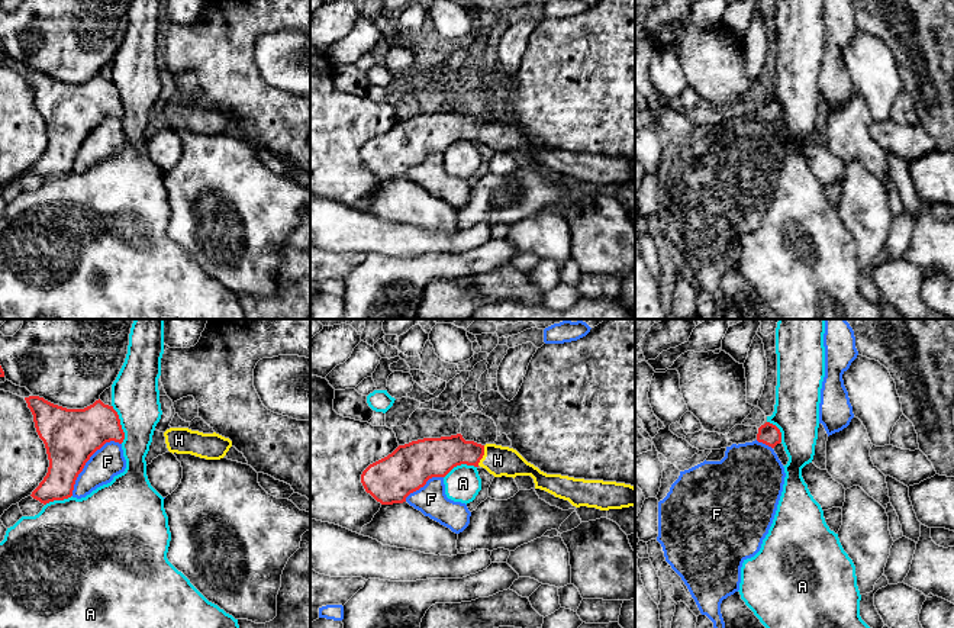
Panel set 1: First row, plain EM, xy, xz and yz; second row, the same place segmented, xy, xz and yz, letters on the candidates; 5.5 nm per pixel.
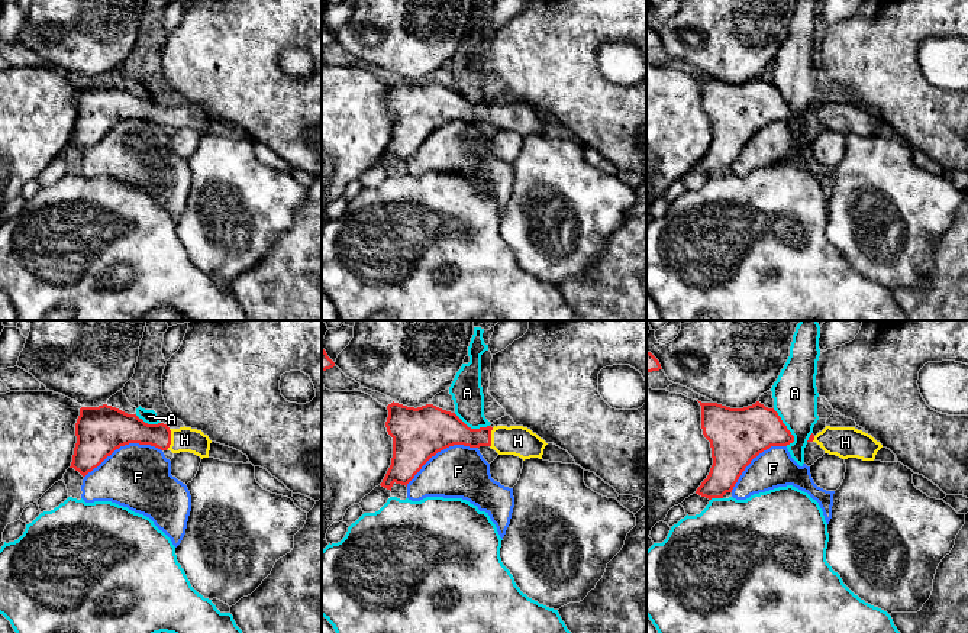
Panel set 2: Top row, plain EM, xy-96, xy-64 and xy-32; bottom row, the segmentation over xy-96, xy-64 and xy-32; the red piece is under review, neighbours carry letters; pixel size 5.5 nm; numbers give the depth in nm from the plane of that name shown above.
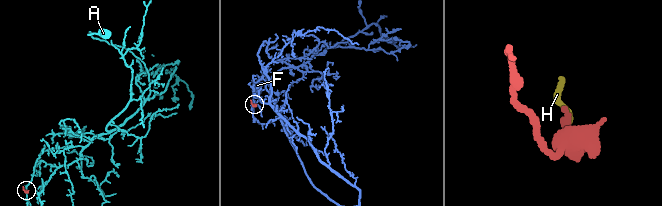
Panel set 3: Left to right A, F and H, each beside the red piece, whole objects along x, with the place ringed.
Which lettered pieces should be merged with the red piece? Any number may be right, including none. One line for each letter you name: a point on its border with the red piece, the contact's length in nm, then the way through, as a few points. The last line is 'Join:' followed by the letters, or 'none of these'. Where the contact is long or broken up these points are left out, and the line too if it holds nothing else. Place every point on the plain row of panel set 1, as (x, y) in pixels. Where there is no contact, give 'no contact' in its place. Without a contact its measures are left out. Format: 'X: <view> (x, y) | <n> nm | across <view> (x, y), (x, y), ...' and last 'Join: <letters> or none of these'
H: xz (483, 129) | 120 nm | across xz (438, 131), (483, 129), (498, 135)
Join: H

